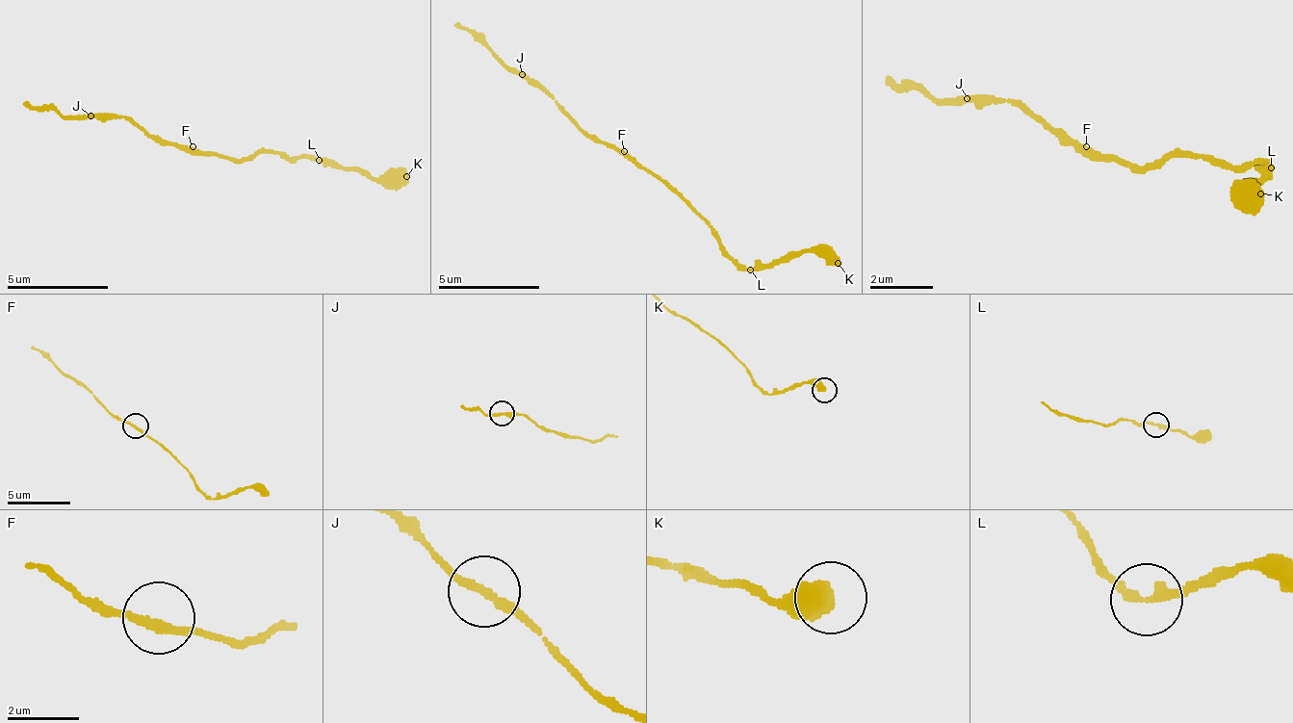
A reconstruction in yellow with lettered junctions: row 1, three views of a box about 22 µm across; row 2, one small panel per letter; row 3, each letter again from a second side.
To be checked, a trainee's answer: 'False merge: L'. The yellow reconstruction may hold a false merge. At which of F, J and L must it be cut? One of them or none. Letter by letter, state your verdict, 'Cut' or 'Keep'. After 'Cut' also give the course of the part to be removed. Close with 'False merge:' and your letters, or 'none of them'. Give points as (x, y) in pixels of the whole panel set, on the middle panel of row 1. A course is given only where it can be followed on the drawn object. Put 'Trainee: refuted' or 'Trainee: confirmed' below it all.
F: Keep
J: Keep
L: Cut. Course of the part to remove: (751, 269), (802, 253), (828, 253), (838, 258)
False merge: L
Trainee: confirmed

